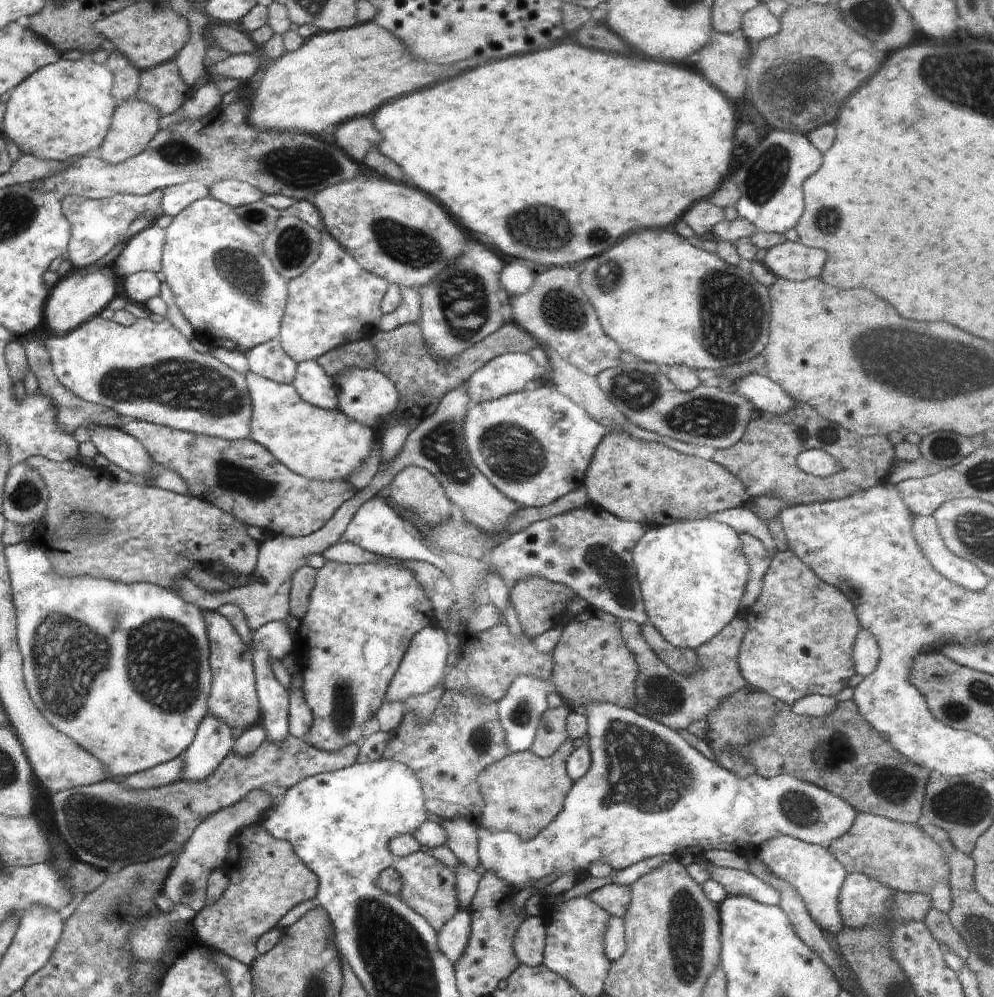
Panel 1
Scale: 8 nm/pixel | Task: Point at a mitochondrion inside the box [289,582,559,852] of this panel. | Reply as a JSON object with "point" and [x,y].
{"point":[342,718]}

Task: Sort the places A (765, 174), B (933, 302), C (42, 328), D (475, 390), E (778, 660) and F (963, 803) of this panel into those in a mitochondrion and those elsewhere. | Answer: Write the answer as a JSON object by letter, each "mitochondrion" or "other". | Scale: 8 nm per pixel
{"A":"mitochondrion","B":"other","C":"other","D":"other","E":"other","F":"mitochondrion"}

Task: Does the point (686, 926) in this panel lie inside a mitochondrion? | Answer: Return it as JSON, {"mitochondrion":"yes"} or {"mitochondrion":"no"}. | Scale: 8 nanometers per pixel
{"mitochondrion":"yes"}

